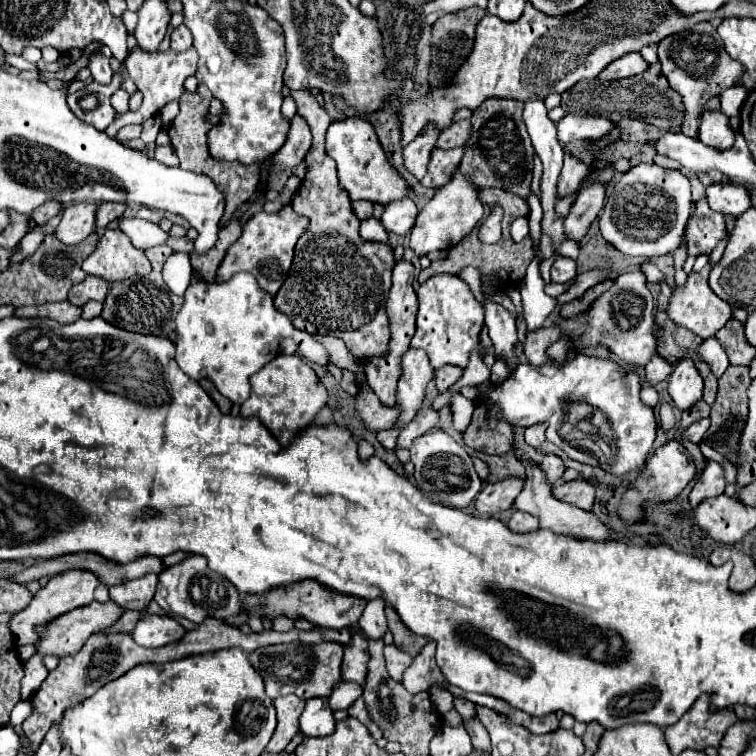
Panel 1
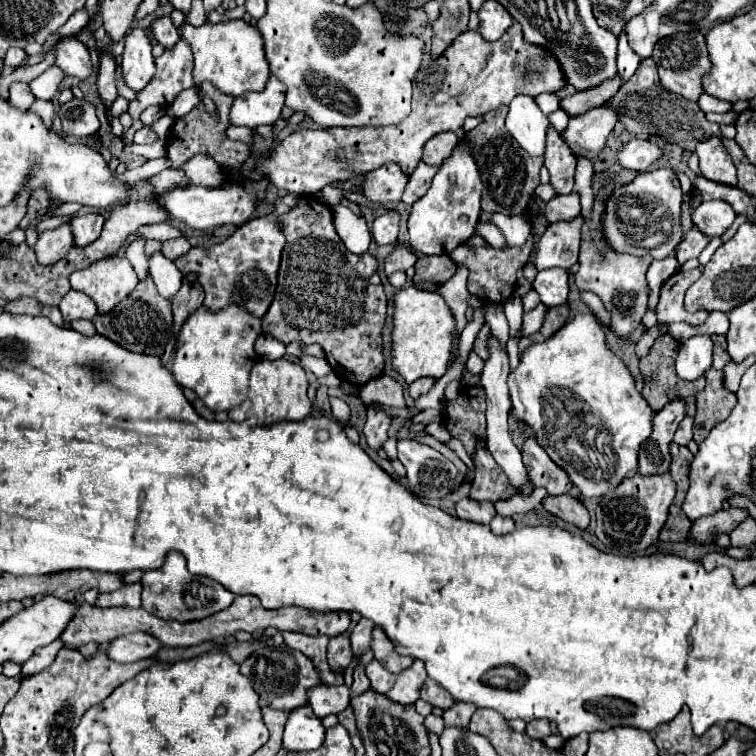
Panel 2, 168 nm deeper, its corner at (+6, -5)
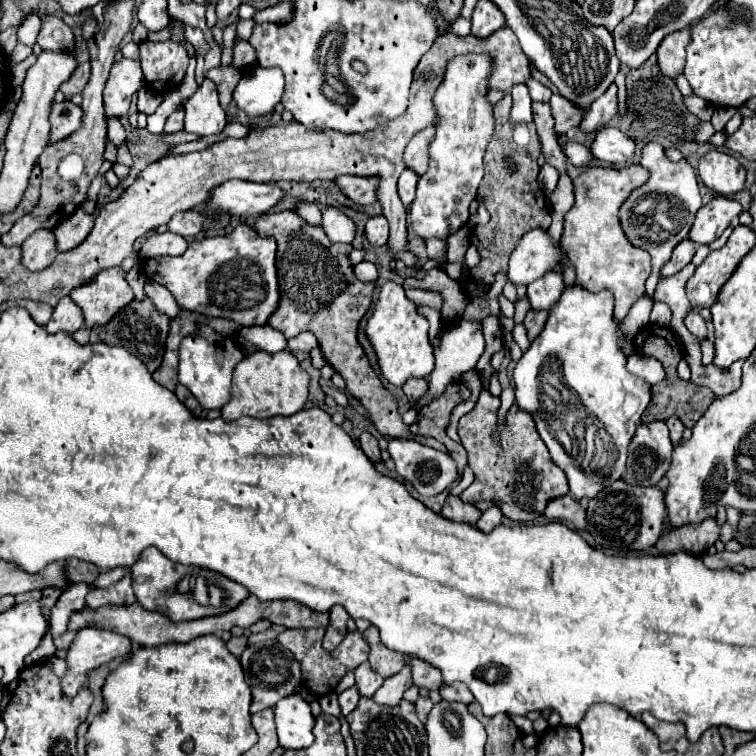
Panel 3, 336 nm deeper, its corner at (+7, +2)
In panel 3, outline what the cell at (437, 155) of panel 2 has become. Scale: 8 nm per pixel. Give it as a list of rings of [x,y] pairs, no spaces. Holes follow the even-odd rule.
[[[428,126],[422,132],[416,132],[404,150],[406,168],[416,172],[418,176],[424,174],[428,168],[428,144],[432,142],[432,136],[434,136],[434,126]]]

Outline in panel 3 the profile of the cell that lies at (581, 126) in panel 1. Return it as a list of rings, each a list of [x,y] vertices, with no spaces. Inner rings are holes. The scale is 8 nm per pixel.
[[[610,84],[610,88],[596,102],[592,102],[588,114],[584,114],[584,118],[580,122],[582,132],[596,132],[612,116],[618,114],[618,98],[616,98],[616,92],[618,92],[616,84]]]

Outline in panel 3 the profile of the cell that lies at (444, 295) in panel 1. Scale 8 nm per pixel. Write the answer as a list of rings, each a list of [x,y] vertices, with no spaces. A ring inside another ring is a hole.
[[[386,282],[380,288],[380,298],[374,306],[372,316],[364,328],[366,338],[370,340],[382,376],[394,384],[402,386],[408,378],[426,378],[434,368],[432,344],[428,342],[428,322],[416,314],[416,304],[406,298],[404,288],[396,282]]]

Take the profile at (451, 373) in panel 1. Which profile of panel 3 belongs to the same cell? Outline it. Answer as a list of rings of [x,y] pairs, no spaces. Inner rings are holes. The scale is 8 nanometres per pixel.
[[[410,378],[404,386],[402,386],[408,402],[410,402],[410,408],[416,406],[416,402],[420,400],[420,396],[424,396],[424,392],[428,390],[428,380],[426,378]]]

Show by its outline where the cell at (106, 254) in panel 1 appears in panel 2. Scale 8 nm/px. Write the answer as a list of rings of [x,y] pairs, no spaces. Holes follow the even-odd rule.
[[[109,255],[107,259],[97,259],[89,267],[71,273],[69,281],[73,289],[87,293],[97,303],[99,313],[105,313],[123,301],[139,279],[125,257]]]

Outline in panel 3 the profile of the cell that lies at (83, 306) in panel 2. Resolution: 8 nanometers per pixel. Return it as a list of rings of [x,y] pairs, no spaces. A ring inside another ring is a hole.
[[[66,296],[56,304],[54,314],[52,314],[50,322],[46,324],[46,332],[74,334],[76,330],[82,328],[82,324],[84,324],[84,318],[80,316],[80,308],[76,308],[76,304],[72,304],[70,296]]]

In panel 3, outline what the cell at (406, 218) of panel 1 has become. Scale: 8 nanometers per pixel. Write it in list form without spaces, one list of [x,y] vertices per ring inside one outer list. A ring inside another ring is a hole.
[[[374,216],[366,222],[366,240],[370,242],[370,246],[374,248],[382,248],[388,242],[388,222],[384,220],[384,216]]]

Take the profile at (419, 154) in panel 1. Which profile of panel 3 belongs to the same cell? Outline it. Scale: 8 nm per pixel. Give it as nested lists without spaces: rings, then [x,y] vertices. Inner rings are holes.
[[[338,176],[334,178],[336,186],[344,196],[348,196],[354,204],[368,206],[376,202],[376,178],[362,178],[362,176]]]

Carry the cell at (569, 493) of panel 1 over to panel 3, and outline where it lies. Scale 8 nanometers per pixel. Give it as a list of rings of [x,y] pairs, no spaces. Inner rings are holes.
[[[560,496],[558,500],[550,500],[544,510],[544,516],[548,520],[570,522],[576,530],[586,528],[586,510],[580,506],[580,502],[572,500],[572,496]]]

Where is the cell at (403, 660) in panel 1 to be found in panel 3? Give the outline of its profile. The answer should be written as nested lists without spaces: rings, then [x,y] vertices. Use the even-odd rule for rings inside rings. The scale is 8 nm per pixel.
[[[368,662],[360,664],[356,670],[354,670],[354,678],[356,678],[356,688],[358,688],[358,694],[364,696],[364,698],[372,698],[374,692],[382,686],[384,678],[382,676],[376,676],[376,672],[372,672],[372,668],[368,668]]]

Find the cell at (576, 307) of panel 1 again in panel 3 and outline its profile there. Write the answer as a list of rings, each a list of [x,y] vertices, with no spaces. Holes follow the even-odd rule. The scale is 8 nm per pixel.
[[[528,310],[528,312],[526,312],[524,326],[526,326],[526,332],[528,332],[528,340],[530,340],[530,342],[532,342],[532,340],[540,334],[540,330],[544,328],[542,324],[544,324],[546,316],[548,316],[548,312],[536,312],[536,310]]]

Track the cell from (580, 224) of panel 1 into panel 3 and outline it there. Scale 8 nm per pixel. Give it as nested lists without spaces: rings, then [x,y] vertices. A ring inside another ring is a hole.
[[[532,230],[528,232],[516,250],[510,256],[510,266],[508,266],[508,280],[514,286],[528,286],[532,280],[540,278],[546,274],[552,266],[558,264],[562,248],[554,246],[548,232]]]

